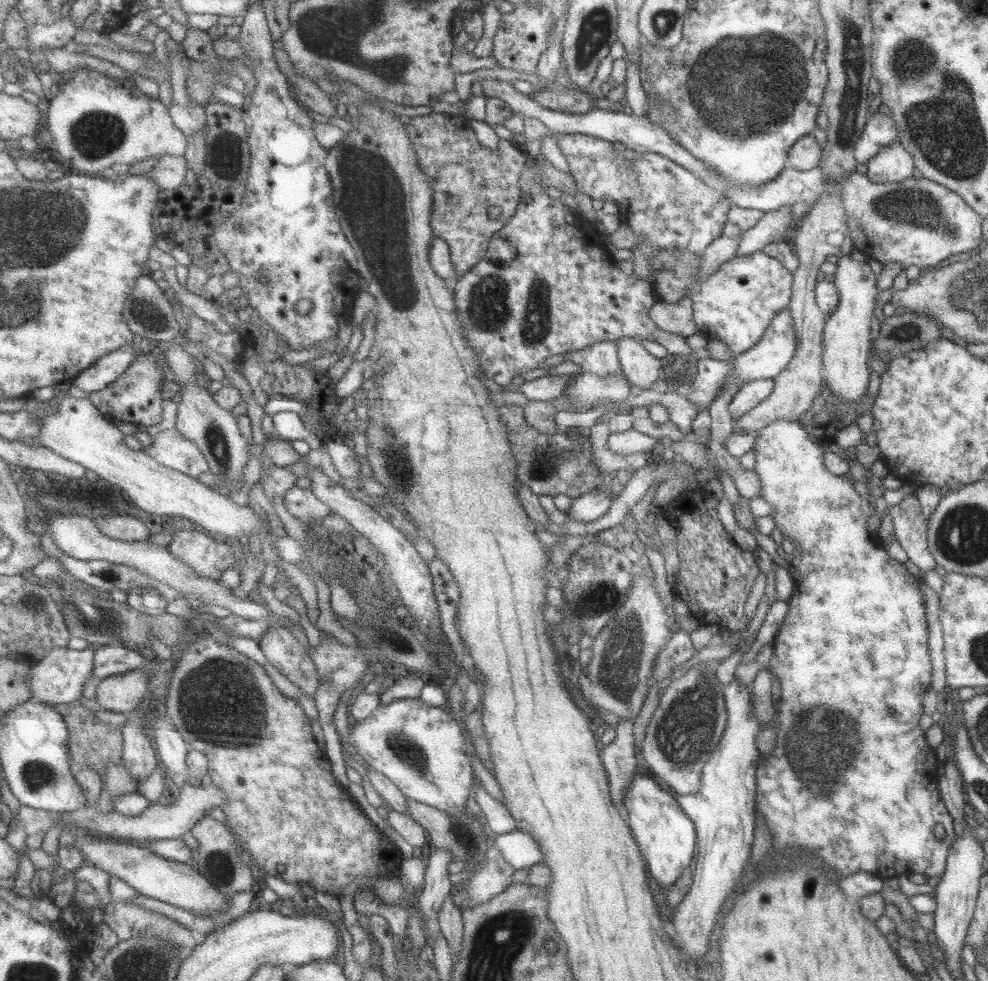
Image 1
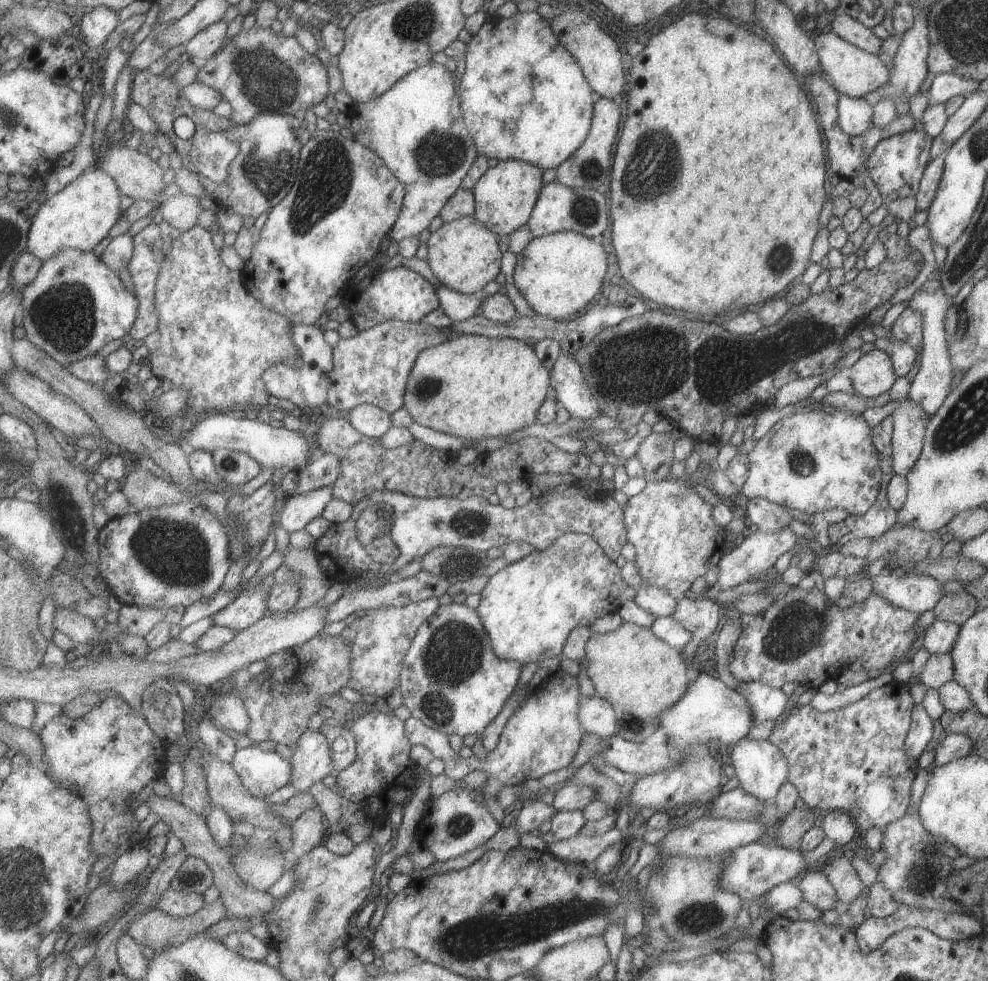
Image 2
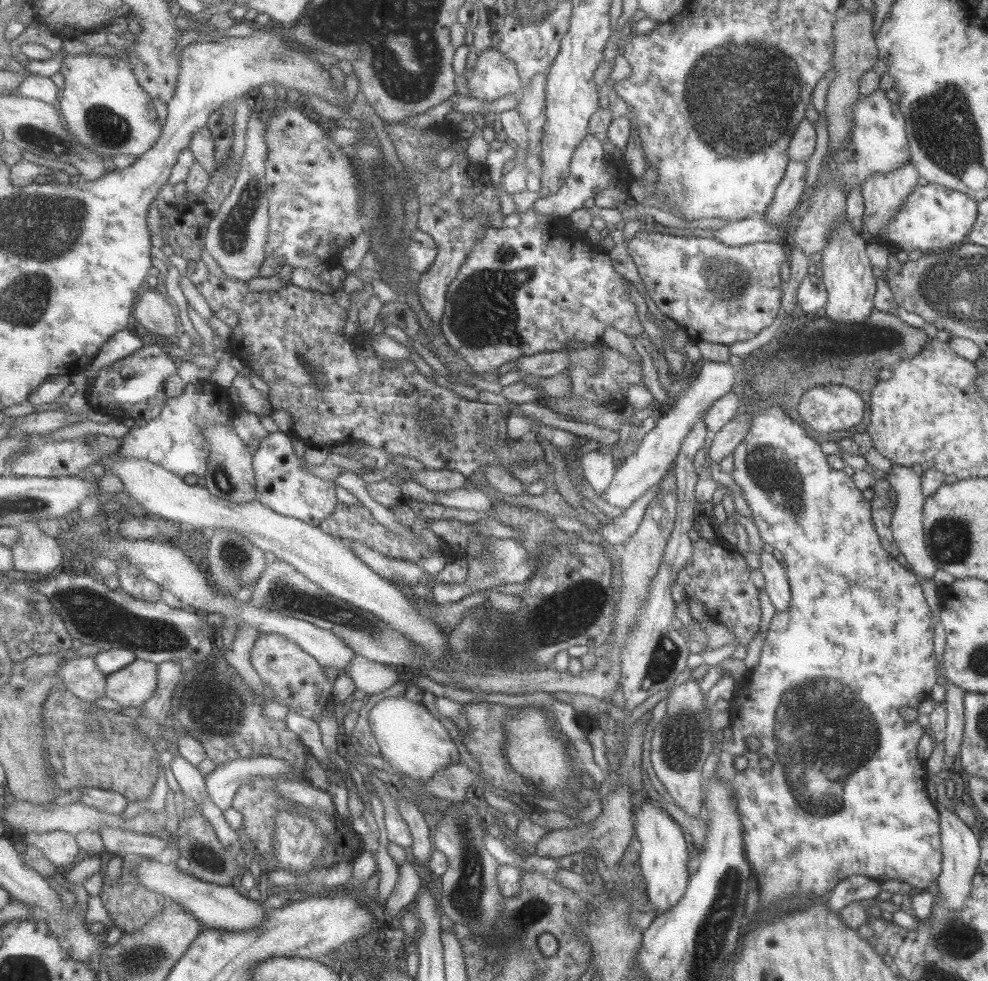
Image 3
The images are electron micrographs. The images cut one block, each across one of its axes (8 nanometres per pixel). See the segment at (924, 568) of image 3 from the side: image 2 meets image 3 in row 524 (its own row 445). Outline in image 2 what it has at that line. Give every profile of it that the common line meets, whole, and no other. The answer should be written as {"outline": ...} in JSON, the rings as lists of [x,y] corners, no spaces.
{"outline":[[[909,398],[900,402],[891,416],[892,472],[904,477],[919,458],[928,416]]]}

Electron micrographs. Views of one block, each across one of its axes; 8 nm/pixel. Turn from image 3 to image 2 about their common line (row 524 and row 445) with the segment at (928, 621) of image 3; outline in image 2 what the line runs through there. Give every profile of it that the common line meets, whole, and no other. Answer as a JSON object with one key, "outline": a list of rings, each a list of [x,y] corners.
{"outline":[[[857,411],[792,413],[765,431],[747,456],[747,478],[739,492],[748,499],[764,498],[810,515],[829,508],[843,508],[849,515],[862,515],[878,493],[882,472],[873,446],[872,429]]]}

